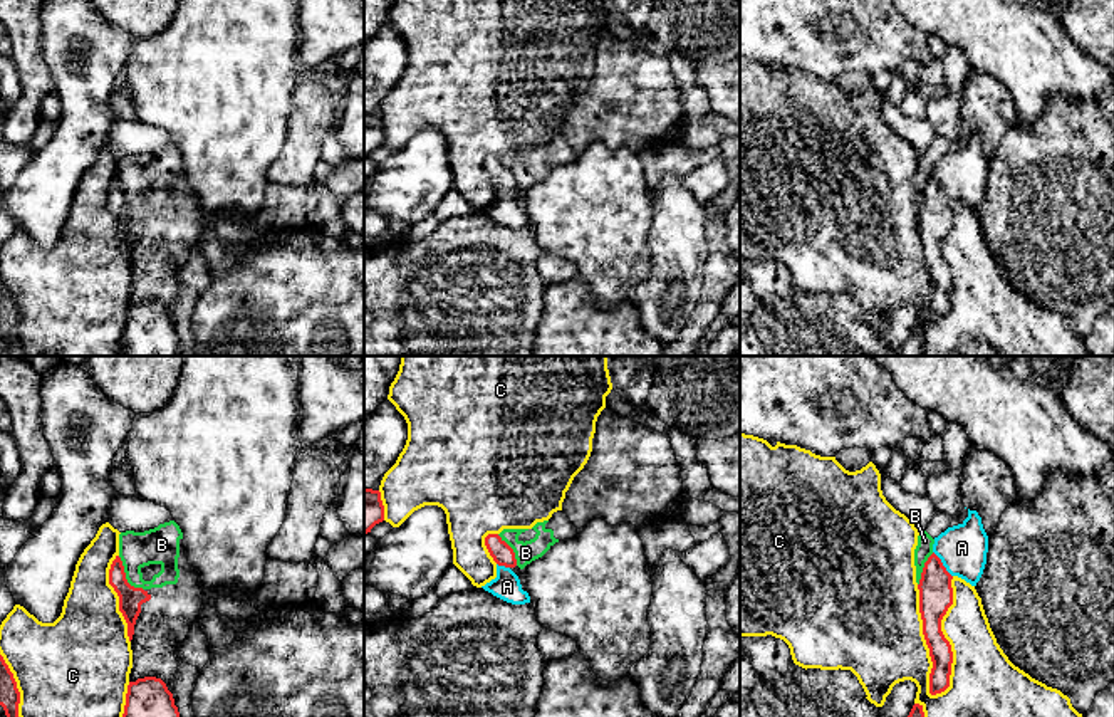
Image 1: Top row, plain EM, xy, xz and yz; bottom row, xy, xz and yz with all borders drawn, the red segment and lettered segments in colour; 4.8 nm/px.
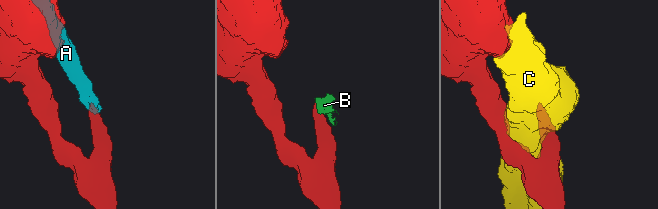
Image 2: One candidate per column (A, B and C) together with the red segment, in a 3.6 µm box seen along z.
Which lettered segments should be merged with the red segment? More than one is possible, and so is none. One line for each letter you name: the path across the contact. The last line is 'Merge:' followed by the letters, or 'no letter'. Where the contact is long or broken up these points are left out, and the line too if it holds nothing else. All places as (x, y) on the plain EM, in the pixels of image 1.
A: across yz (935, 212), (937, 197), (942, 188), (962, 172)
Merge: A

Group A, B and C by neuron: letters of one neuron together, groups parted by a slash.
A / B / C

